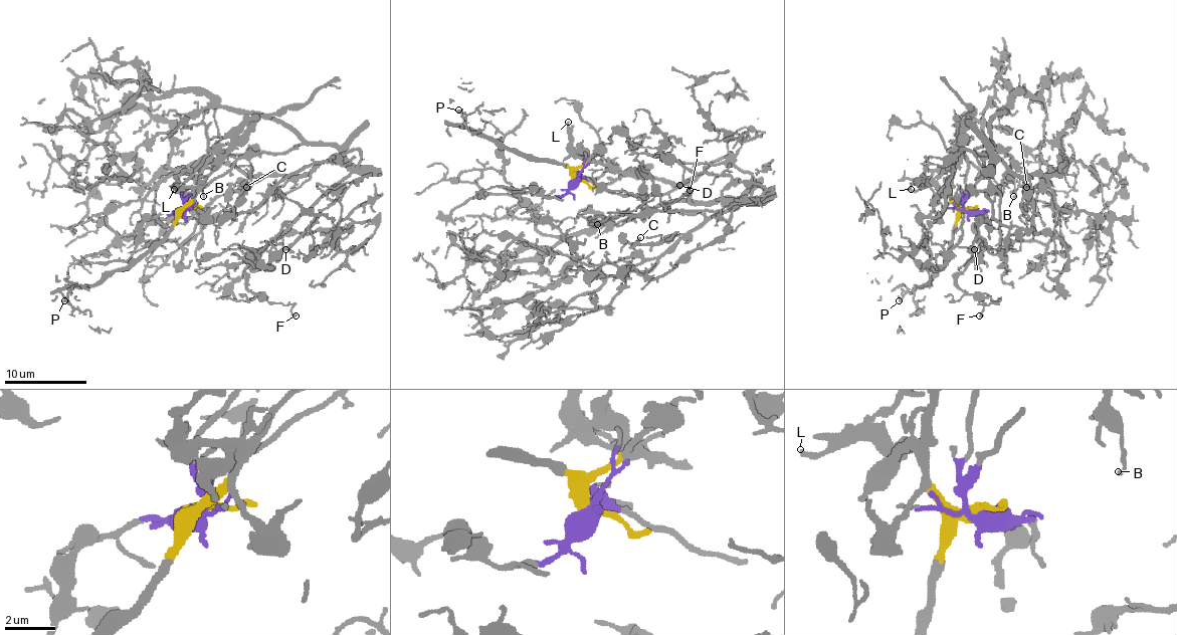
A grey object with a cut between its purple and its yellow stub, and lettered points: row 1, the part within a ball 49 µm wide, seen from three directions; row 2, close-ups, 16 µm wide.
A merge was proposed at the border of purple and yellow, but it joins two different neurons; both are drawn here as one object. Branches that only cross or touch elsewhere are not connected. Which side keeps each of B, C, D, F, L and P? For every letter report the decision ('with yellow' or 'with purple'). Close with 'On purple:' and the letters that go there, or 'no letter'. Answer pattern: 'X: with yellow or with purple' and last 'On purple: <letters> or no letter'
B: with purple
C: with purple
D: with purple
F: with purple
L: with yellow
P: with yellow
On purple: B, C, D, F

